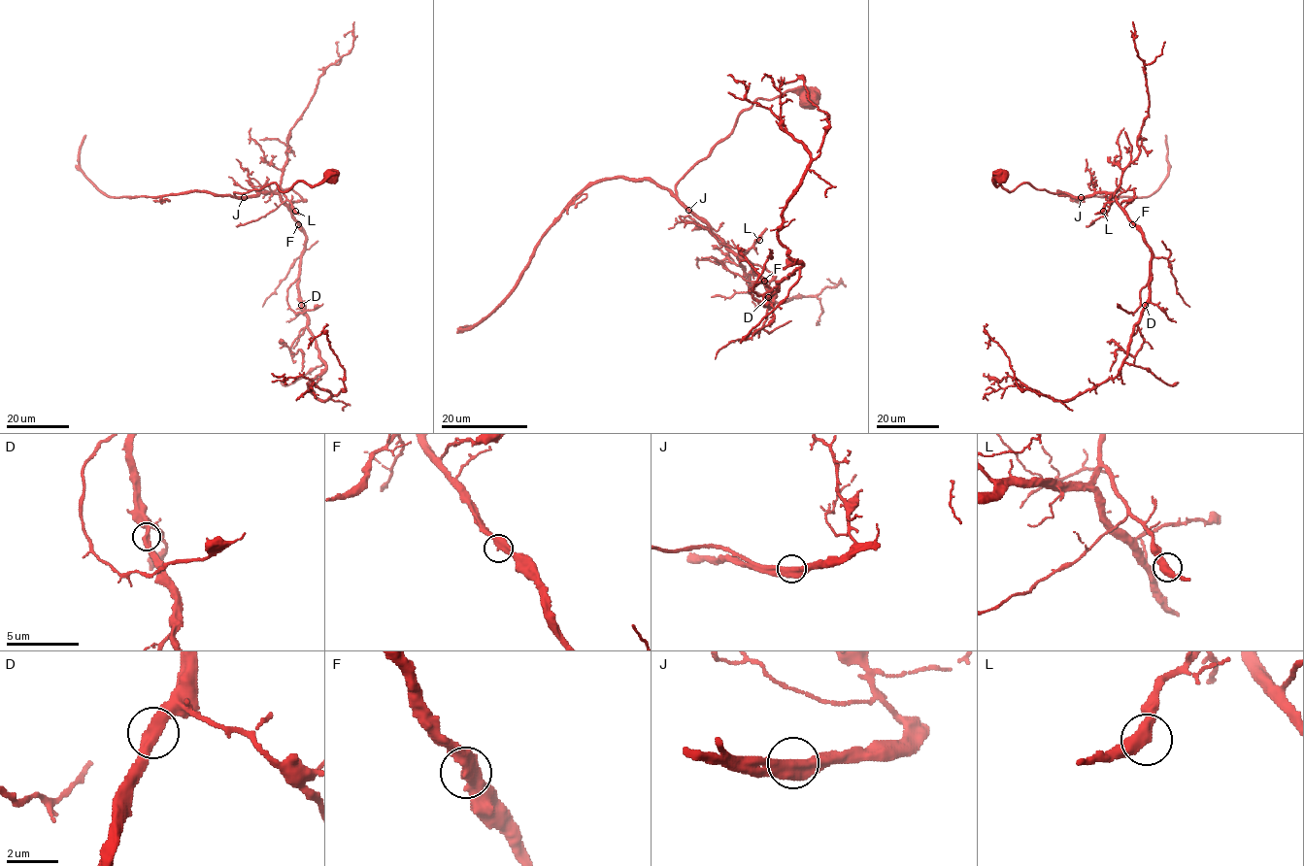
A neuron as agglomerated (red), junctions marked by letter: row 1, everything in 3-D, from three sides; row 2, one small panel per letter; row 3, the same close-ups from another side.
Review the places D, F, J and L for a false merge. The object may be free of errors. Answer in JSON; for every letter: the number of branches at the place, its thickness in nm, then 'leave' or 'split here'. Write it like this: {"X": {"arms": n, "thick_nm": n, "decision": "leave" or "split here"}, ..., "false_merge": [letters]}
{"D": {"arms": 2, "thick_nm": 400, "decision": "leave"}, "F": {"arms": 2, "thick_nm": 480, "decision": "leave"}, "J": {"arms": 2, "thick_nm": 480, "decision": "leave"}, "L": {"arms": 2, "thick_nm": 480, "decision": "leave"}, "false_merge": []}

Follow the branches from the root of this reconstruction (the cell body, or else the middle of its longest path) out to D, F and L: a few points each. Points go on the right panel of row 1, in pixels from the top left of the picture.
D: (1000, 174), (995, 184), (1002, 181), (1009, 192), (1027, 183), (1074, 196), (1112, 192), (1151, 251), (1145, 305)
F: (1000, 174), (995, 184), (1002, 181), (1009, 192), (1027, 183), (1038, 189), (1074, 196), (1112, 192), (1132, 224)
L: (1000, 174), (995, 184), (1002, 181), (1009, 192), (1024, 183), (1074, 196), (1118, 189), (1103, 211)

